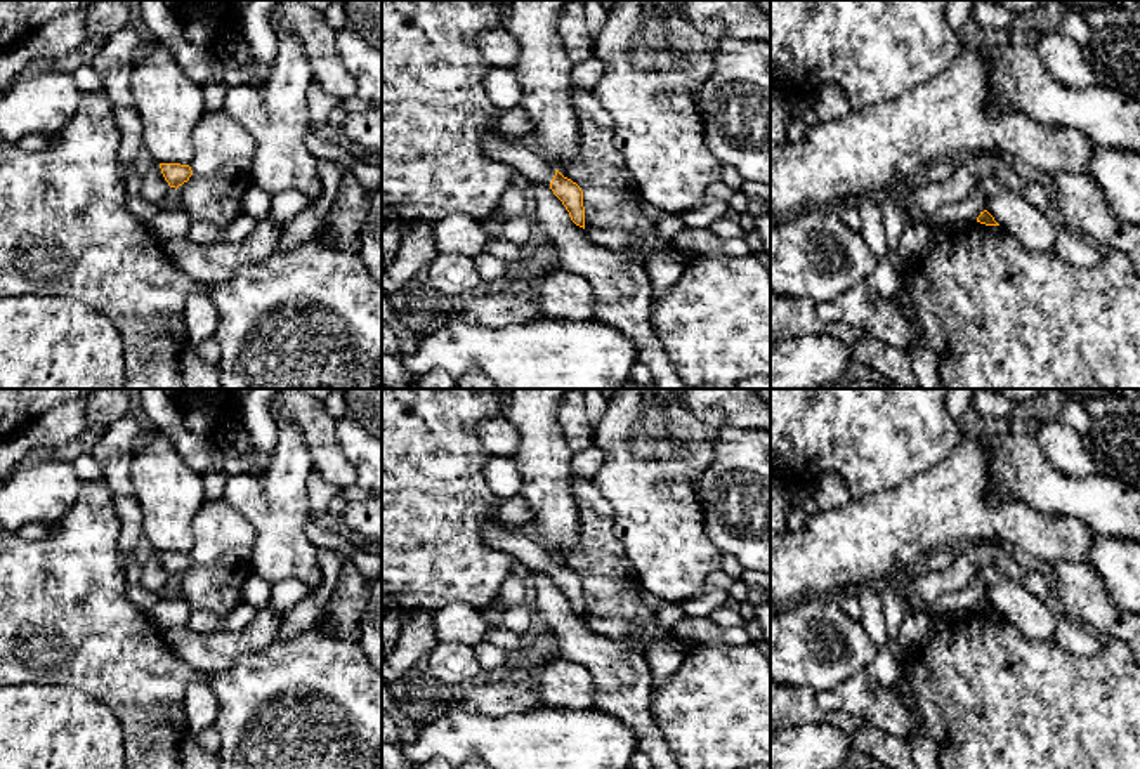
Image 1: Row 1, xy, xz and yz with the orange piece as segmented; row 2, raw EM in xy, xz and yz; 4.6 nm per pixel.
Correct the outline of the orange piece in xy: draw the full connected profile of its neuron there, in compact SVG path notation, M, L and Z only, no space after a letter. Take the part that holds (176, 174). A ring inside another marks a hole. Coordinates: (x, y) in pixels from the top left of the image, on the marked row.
M160 163L161 174L170 187L179 187L189 181L193 170L189 165L180 163Z

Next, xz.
M495 134L482 135L482 148L493 158L503 160L527 181L547 184L569 212L571 220L585 229L583 191L571 179L550 167L527 142L508 142Z

